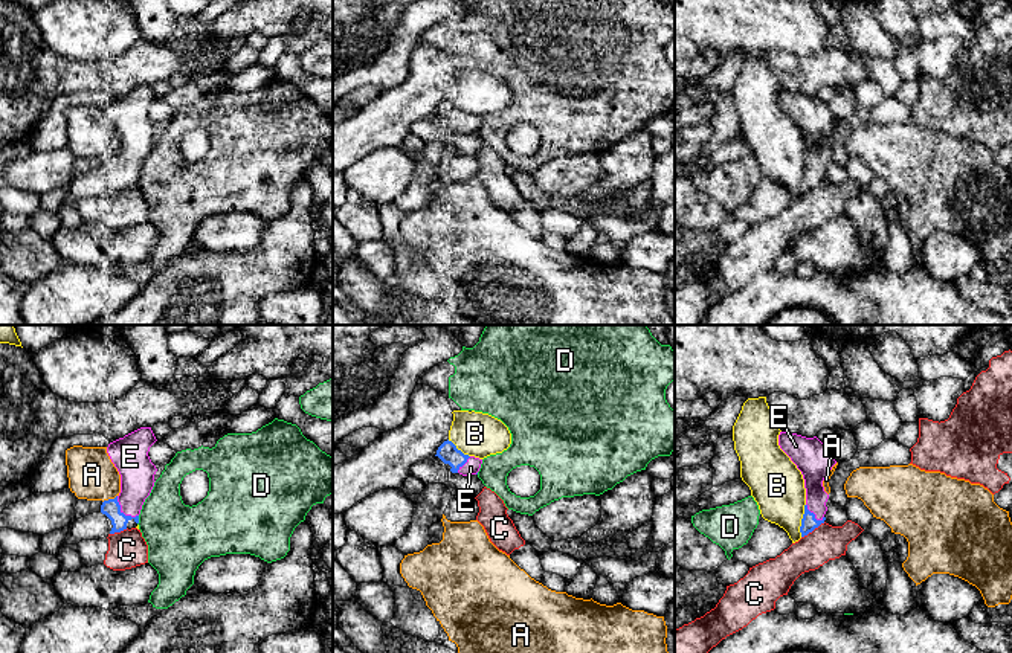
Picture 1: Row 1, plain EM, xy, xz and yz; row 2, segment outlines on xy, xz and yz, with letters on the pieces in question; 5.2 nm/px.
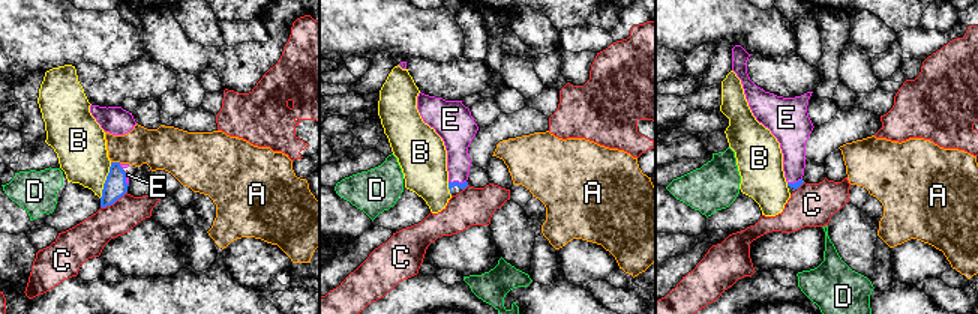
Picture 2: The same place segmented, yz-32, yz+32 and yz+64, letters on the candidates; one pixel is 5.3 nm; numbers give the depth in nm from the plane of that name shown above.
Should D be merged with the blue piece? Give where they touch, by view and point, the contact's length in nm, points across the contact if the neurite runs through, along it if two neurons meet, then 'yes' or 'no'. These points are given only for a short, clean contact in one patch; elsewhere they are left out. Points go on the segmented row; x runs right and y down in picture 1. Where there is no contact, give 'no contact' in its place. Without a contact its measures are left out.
meets blue in xy at (138, 521); contact 50 nm long; border along xy (139, 516), (138, 524); no

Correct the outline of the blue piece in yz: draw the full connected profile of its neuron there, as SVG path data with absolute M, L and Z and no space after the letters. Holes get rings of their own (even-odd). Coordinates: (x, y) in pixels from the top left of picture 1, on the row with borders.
M780 432L778 446L797 465L804 479L806 505L800 526L801 537L804 537L826 520L829 494L824 491L823 481L836 461L827 444L817 436L806 438L797 433Z

